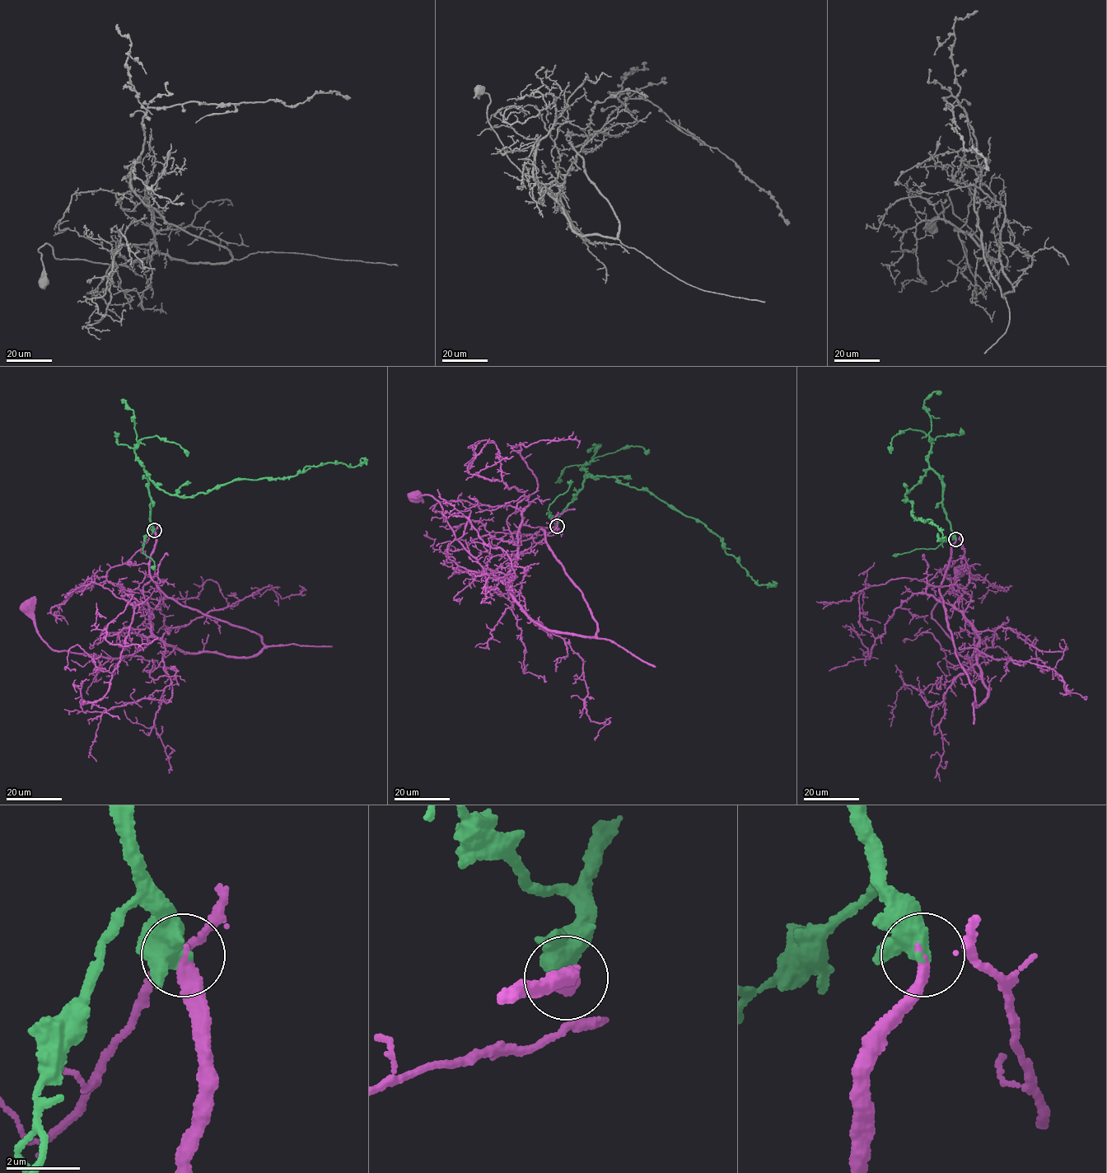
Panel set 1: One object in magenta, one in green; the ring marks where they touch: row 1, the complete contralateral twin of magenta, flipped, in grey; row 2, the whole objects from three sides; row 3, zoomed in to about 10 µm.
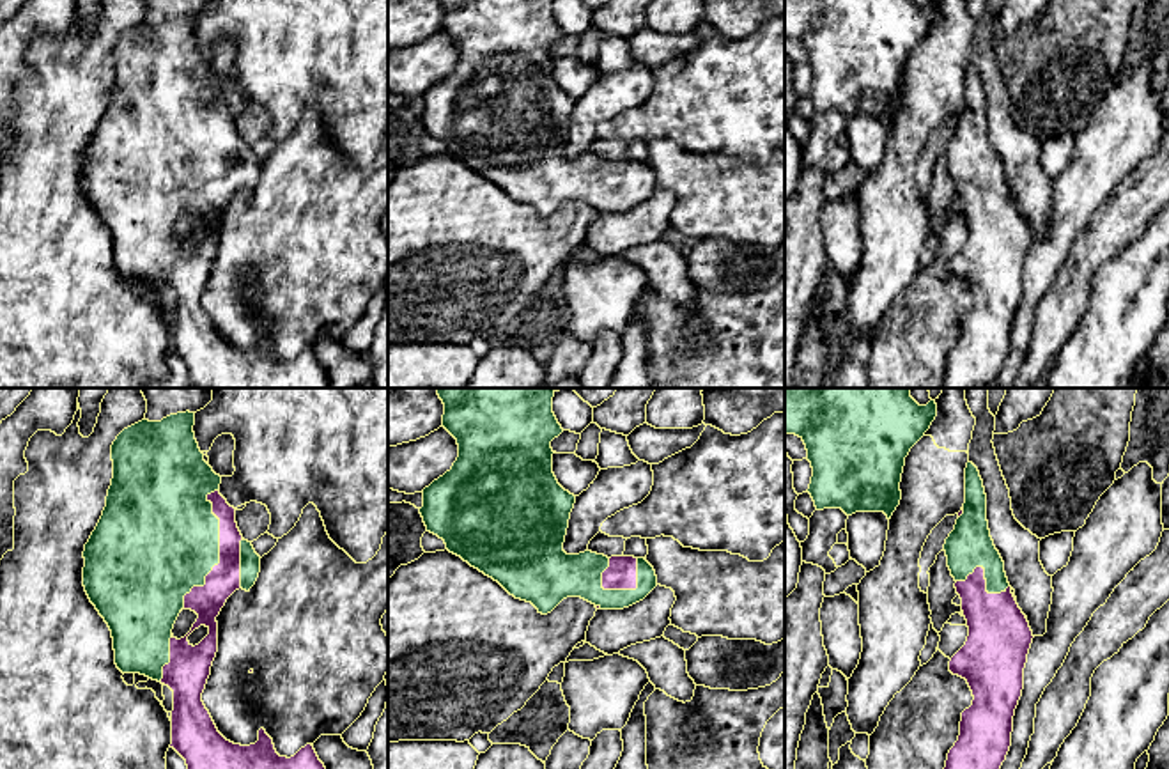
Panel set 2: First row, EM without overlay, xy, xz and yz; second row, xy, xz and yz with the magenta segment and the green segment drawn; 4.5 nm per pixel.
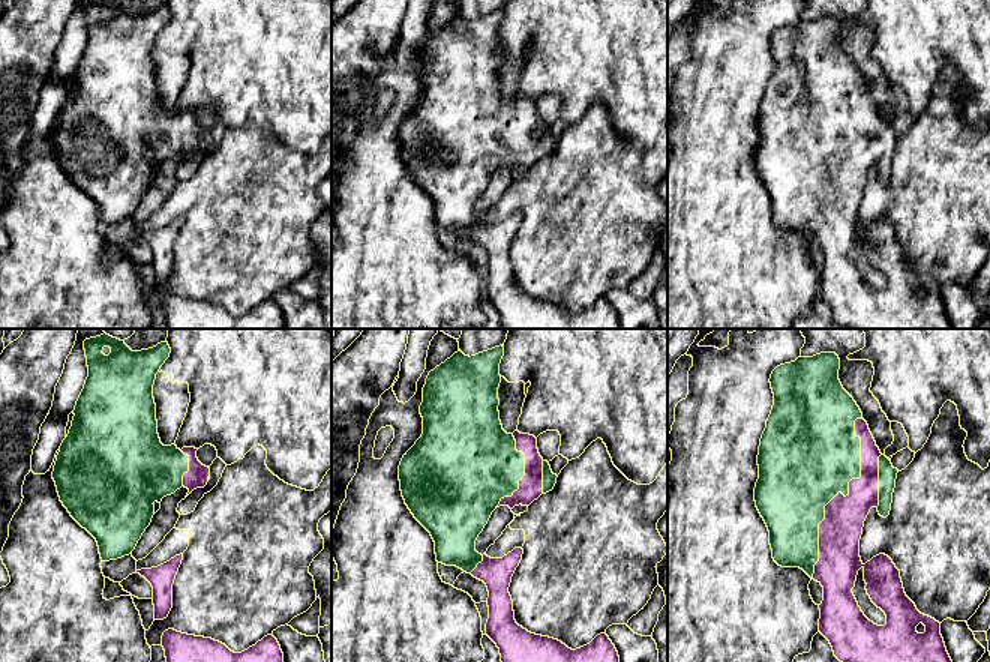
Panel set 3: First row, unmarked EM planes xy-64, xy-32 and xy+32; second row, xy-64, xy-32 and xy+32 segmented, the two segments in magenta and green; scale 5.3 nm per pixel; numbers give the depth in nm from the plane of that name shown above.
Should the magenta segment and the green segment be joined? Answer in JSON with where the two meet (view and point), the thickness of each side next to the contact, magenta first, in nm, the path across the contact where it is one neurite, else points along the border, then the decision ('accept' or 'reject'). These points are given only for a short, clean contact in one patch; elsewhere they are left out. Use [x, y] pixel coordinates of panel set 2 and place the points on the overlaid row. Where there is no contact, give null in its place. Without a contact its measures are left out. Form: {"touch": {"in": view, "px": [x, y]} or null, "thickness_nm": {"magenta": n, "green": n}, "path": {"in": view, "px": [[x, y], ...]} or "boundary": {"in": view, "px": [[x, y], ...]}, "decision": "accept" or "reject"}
{"touch": {"in": "xy", "px": [220, 551]}, "thickness_nm": {"magenta": 150, "green": 480}, "decision": "accept"}

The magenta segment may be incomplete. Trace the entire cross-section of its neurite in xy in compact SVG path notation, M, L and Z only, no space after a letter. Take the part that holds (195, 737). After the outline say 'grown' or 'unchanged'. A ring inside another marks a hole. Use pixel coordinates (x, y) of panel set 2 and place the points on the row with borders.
M186 411L170 415L161 422L142 420L124 429L113 441L113 478L106 507L83 551L85 592L112 631L117 668L122 673L145 675L174 691L170 748L186 760L188 769L326 769L312 744L290 758L280 757L264 728L259 730L255 744L241 746L227 741L202 702L218 652L216 617L236 590L250 592L255 585L260 556L252 542L243 539L236 523L236 509L220 494L221 477L204 461L193 425L195 413ZM182 610L195 611L198 618L191 631L177 640L172 629ZM200 625L205 625L209 634L193 647L188 636Z | grown

